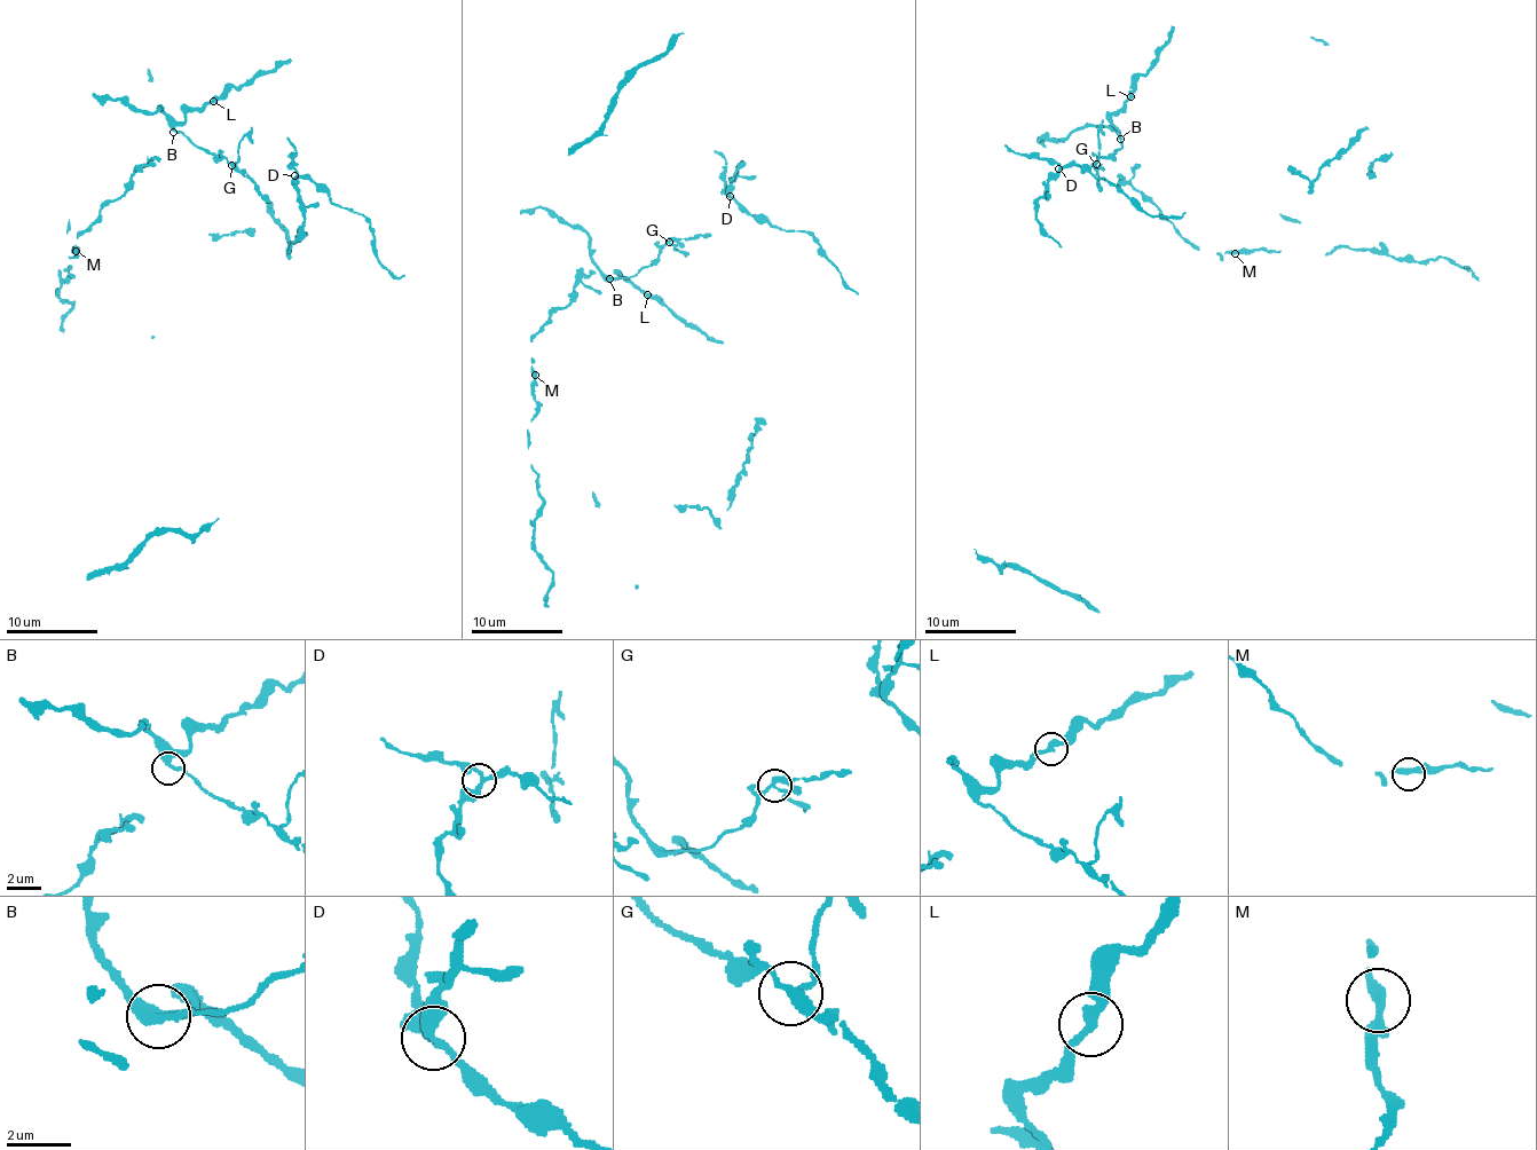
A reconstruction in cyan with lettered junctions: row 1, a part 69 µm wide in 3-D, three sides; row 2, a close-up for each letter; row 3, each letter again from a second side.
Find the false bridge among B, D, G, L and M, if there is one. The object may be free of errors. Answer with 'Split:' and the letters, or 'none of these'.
Split: G

